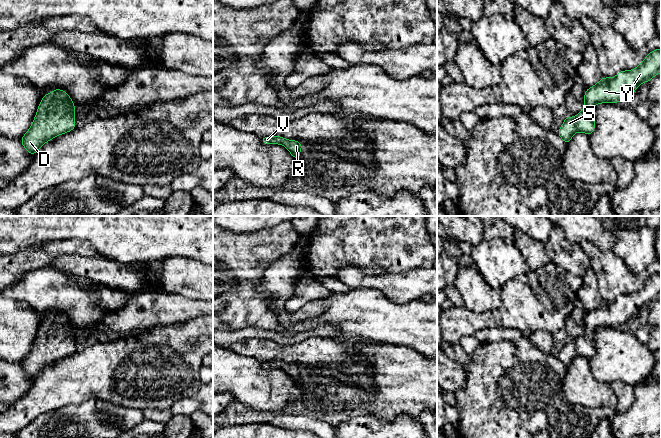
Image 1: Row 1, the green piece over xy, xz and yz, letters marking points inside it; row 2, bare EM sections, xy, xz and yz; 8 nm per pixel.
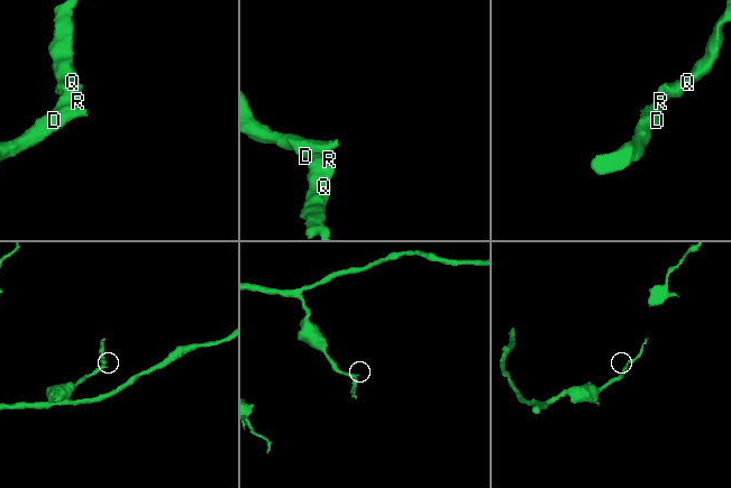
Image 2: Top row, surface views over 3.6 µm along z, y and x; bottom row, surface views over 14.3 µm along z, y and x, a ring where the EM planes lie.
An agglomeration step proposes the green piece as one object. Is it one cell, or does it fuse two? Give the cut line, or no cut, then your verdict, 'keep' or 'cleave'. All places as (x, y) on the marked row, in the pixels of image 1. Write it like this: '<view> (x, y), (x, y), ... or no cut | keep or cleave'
no cut | keep

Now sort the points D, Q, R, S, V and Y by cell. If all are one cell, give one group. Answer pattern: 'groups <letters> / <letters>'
groups D Q R S V Y

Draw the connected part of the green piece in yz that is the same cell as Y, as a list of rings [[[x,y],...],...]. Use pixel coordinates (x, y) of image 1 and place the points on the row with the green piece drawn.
[[[656,49],[635,69],[620,71],[614,78],[603,77],[596,85],[586,90],[583,102],[585,108],[576,116],[565,118],[557,133],[567,144],[578,131],[590,136],[595,129],[592,110],[596,104],[618,103],[632,97],[641,83],[649,82],[660,72],[661,49]]]

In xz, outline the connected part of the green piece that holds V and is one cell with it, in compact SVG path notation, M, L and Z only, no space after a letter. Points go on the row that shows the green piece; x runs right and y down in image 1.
M277 135L270 137L261 137L261 141L267 145L269 144L284 145L294 158L300 160L300 150L303 147L303 145L298 141L287 140Z

